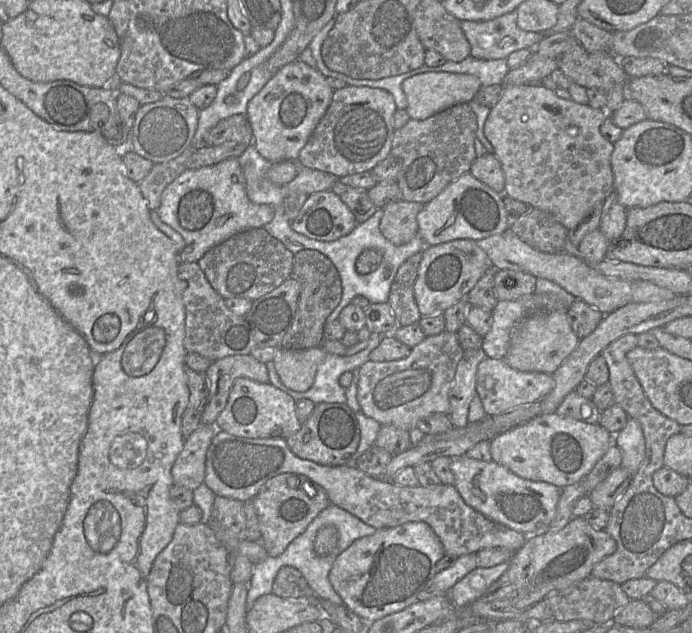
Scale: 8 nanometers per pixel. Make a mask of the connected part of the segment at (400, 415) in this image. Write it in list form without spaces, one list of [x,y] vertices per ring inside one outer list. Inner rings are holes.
[[[443,331],[438,335],[426,336],[422,342],[411,348],[405,358],[382,362],[367,361],[359,368],[357,384],[357,400],[362,411],[381,425],[394,425],[408,431],[429,415],[449,415],[449,392],[463,353],[457,333]]]

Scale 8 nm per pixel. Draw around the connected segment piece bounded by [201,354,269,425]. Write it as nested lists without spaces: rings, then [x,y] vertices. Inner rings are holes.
[[[251,354],[231,355],[218,359],[207,369],[209,401],[203,411],[201,424],[215,425],[218,415],[227,405],[229,394],[237,378],[249,378],[258,383],[269,383],[265,363]]]

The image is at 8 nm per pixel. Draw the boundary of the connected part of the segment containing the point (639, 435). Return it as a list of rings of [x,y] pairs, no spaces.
[[[629,417],[625,427],[614,435],[614,443],[622,453],[620,467],[632,478],[645,458],[645,439],[640,423]]]

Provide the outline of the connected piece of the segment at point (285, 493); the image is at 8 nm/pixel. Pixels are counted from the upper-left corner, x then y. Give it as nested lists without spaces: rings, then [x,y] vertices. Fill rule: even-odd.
[[[285,472],[269,479],[252,499],[257,512],[260,543],[270,557],[280,555],[331,502],[326,491],[303,474]]]

